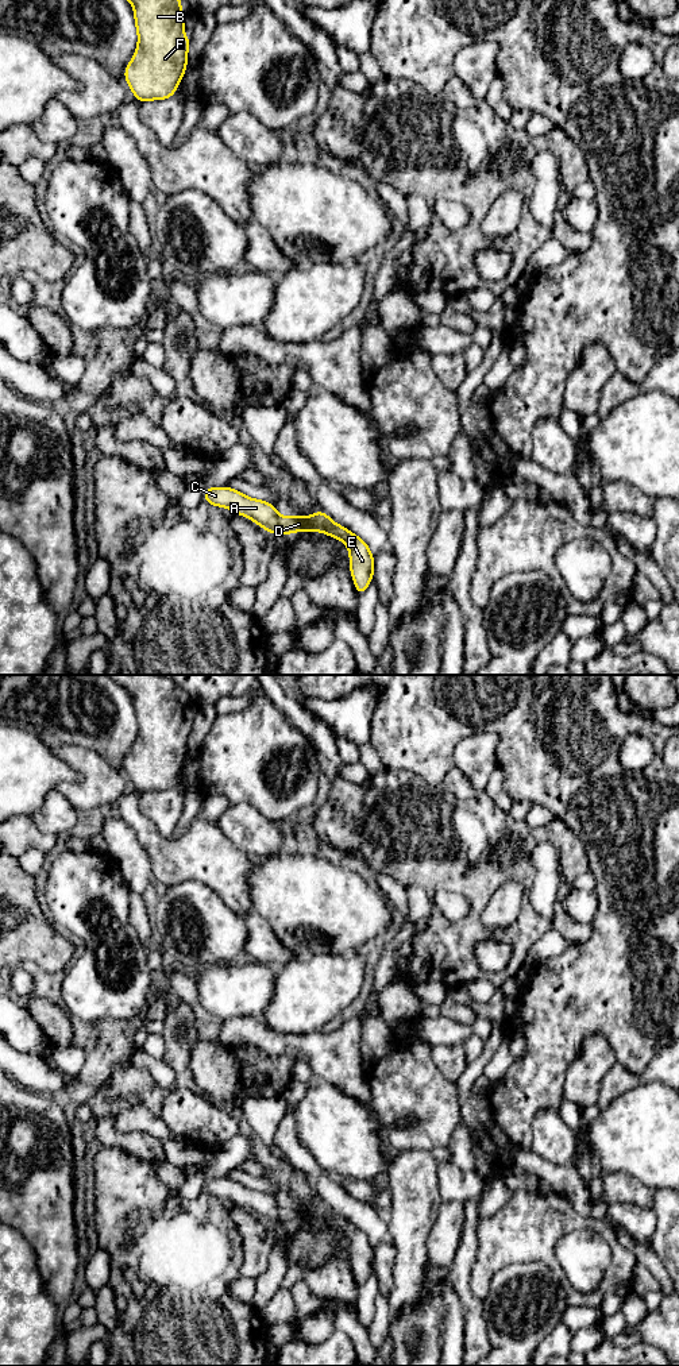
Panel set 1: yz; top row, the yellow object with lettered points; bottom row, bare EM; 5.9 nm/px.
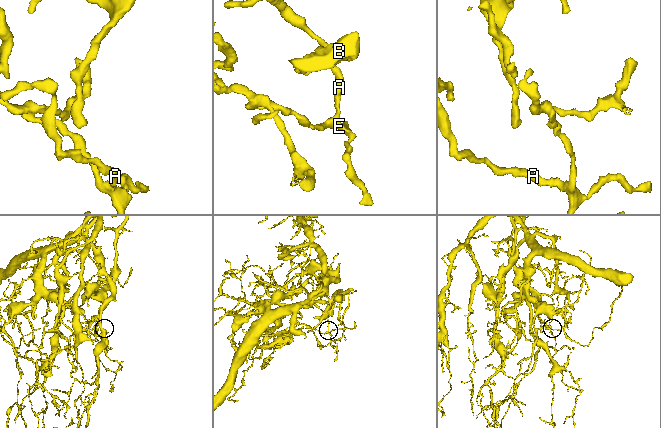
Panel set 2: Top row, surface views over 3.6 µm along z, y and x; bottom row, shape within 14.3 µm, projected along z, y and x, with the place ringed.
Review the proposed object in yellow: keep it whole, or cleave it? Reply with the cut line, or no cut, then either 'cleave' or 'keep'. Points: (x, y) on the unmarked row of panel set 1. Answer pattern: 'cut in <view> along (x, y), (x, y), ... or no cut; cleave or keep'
no cut; keep

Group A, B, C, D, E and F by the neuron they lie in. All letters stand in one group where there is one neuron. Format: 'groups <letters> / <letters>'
groups A B C D E F

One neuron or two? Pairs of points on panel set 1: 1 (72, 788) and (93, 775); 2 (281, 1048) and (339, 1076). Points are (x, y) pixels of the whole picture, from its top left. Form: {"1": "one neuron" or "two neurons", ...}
{"1": "one neuron", "2": "one neuron"}

